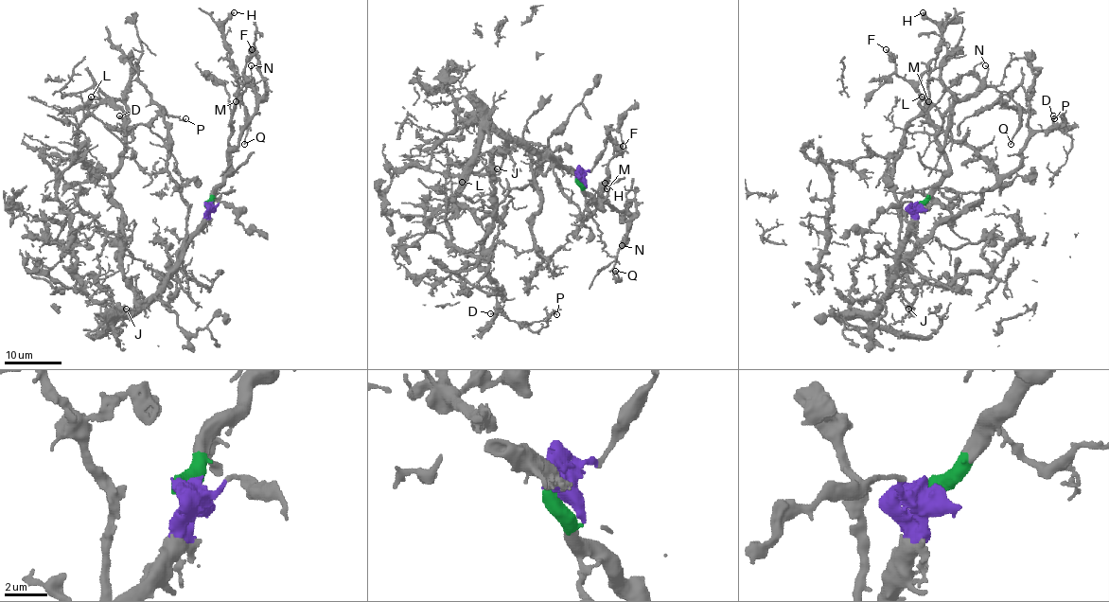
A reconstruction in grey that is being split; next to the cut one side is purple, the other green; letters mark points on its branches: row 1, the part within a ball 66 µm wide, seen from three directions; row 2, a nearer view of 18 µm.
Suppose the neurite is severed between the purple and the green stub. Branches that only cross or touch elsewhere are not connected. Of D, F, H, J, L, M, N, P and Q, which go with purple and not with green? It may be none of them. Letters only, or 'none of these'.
D, J, L, P

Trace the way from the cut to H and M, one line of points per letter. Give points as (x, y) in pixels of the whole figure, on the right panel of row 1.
H: (918, 204), (948, 167), (930, 114), (920, 104), (918, 82), (937, 55), (940, 38), (940, 29), (923, 11)
M: (918, 204), (948, 167), (947, 154), (939, 143), (930, 118), (928, 101)

